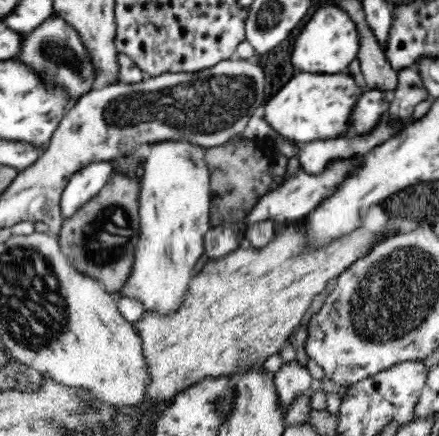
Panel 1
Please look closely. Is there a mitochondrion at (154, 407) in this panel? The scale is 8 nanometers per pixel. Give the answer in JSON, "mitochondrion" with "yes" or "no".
{"mitochondrion":"no"}

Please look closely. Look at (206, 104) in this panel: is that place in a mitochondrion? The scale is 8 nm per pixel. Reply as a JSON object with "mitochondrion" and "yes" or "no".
{"mitochondrion":"yes"}

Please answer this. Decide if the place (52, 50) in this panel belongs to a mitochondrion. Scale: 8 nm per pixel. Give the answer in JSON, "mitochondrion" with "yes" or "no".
{"mitochondrion":"yes"}

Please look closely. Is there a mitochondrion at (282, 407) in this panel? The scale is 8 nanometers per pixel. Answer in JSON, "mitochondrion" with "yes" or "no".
{"mitochondrion":"no"}

